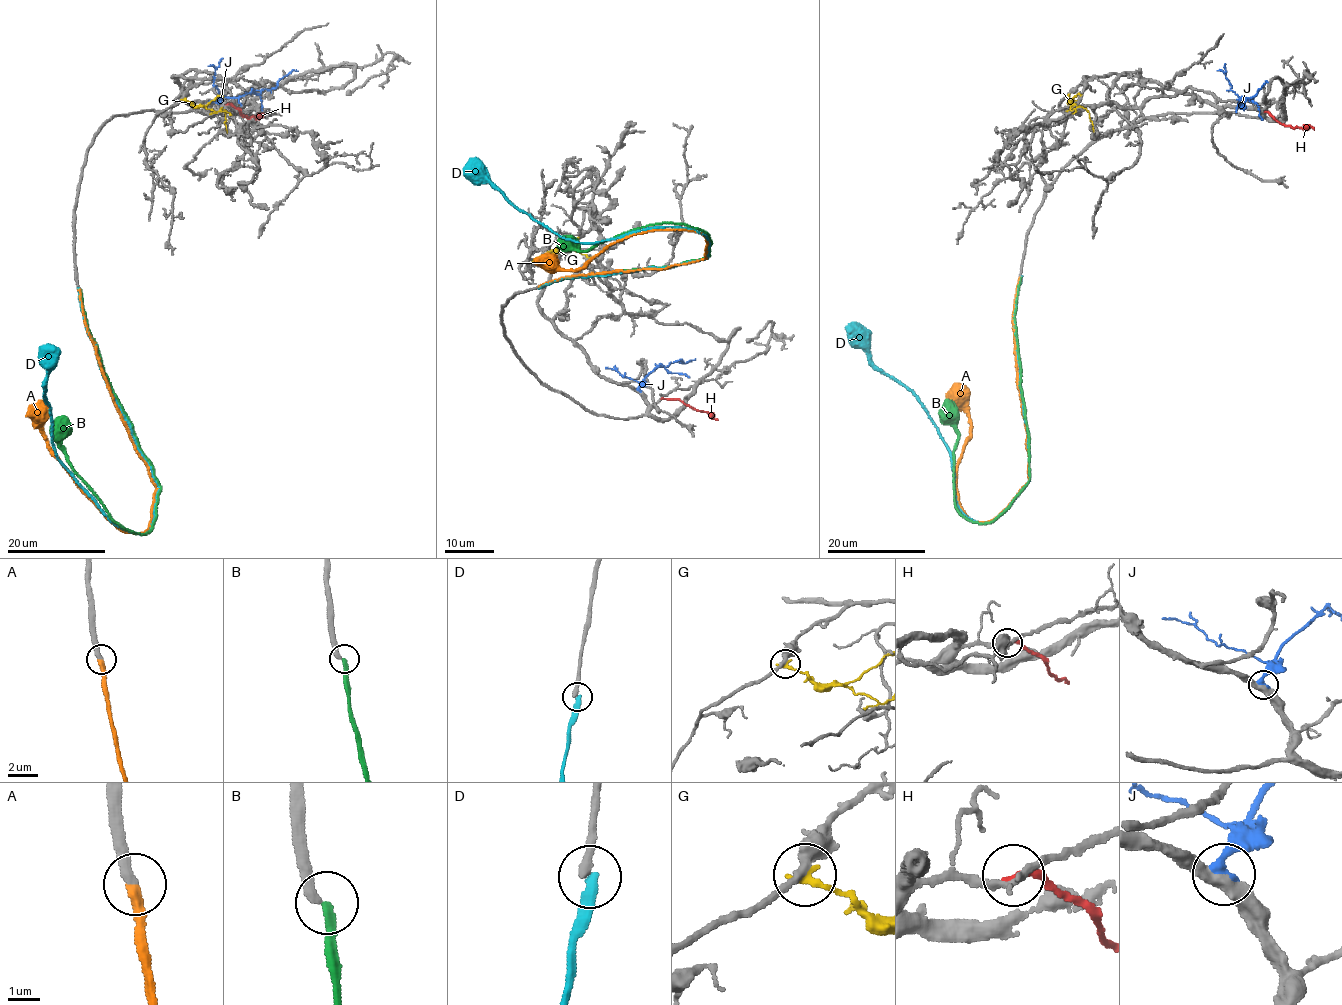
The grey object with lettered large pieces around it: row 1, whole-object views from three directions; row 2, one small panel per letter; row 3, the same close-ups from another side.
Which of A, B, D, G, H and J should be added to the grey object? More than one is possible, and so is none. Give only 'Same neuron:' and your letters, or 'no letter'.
Same neuron: A, J

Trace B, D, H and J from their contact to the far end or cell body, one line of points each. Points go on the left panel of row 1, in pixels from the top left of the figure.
B: (80, 289), (84, 322), (104, 376), (160, 486), (147, 533), (124, 530), (73, 469), (61, 444), (62, 415)
D: (78, 289), (99, 369), (159, 487), (146, 532), (117, 527), (56, 456), (44, 396), (56, 356), (52, 345)
H: (226, 104), (232, 104), (248, 117), (260, 114), (262, 117)
J: (210, 101), (221, 97), (239, 97), (251, 91), (275, 89), (280, 79), (293, 70), (298, 71)

